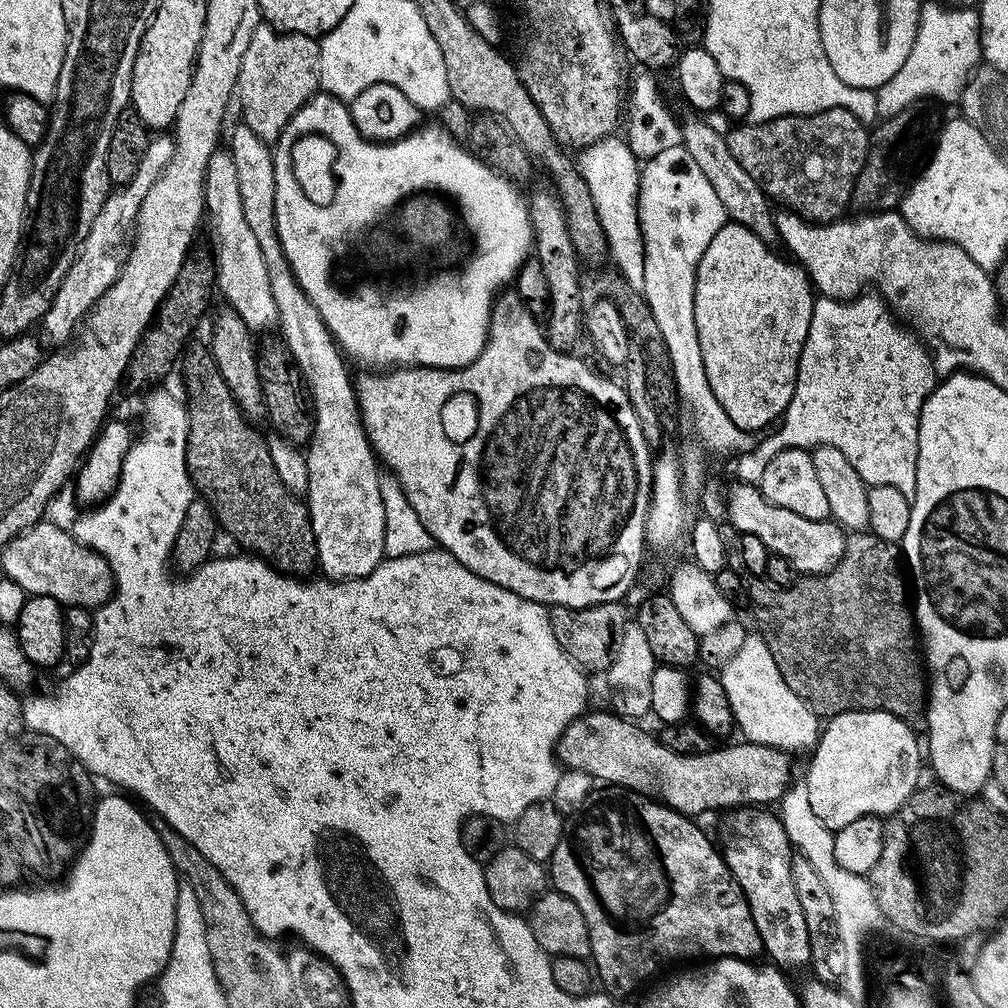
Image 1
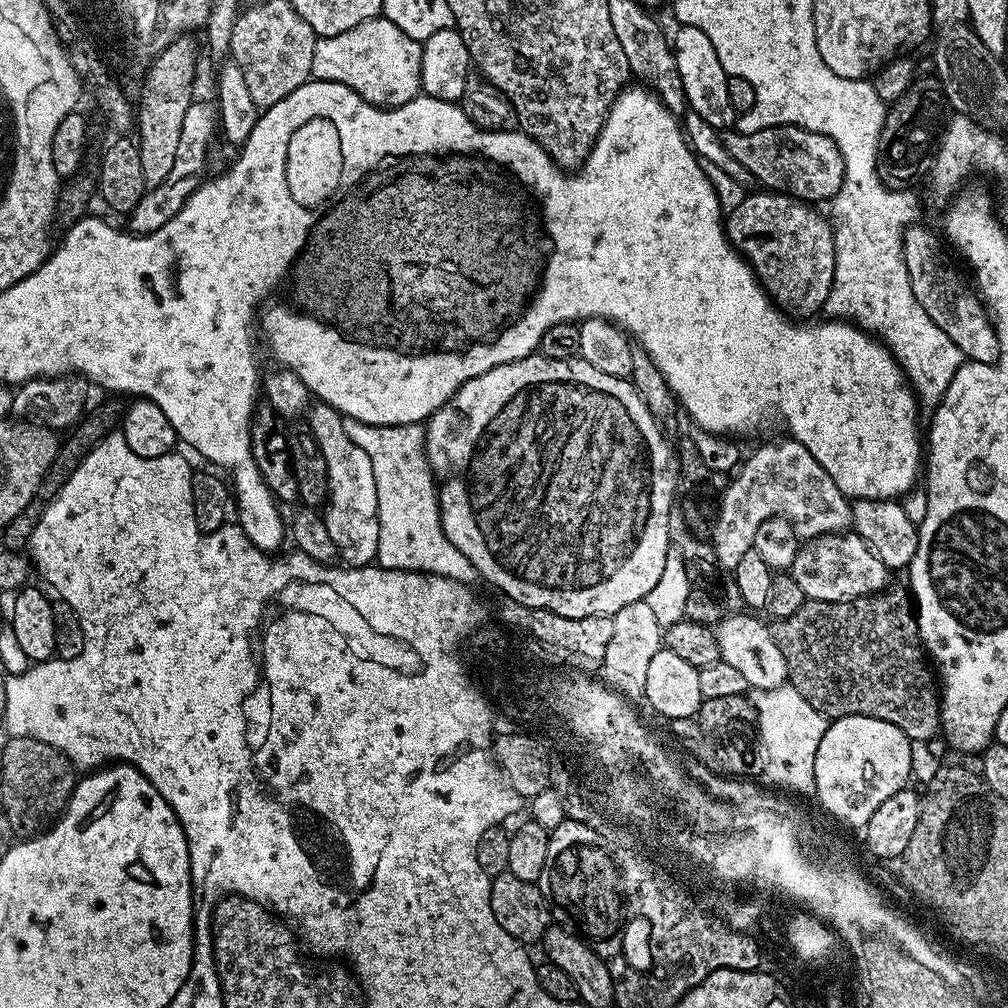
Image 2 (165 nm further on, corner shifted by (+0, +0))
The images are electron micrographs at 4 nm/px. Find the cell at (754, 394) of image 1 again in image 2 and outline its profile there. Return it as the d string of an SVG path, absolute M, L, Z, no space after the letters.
M749 191L744 200L726 216L726 231L733 248L748 261L764 291L777 308L800 318L812 318L823 309L834 282L836 265L836 232L828 225L829 217L823 216L811 203L805 203L782 192Z

